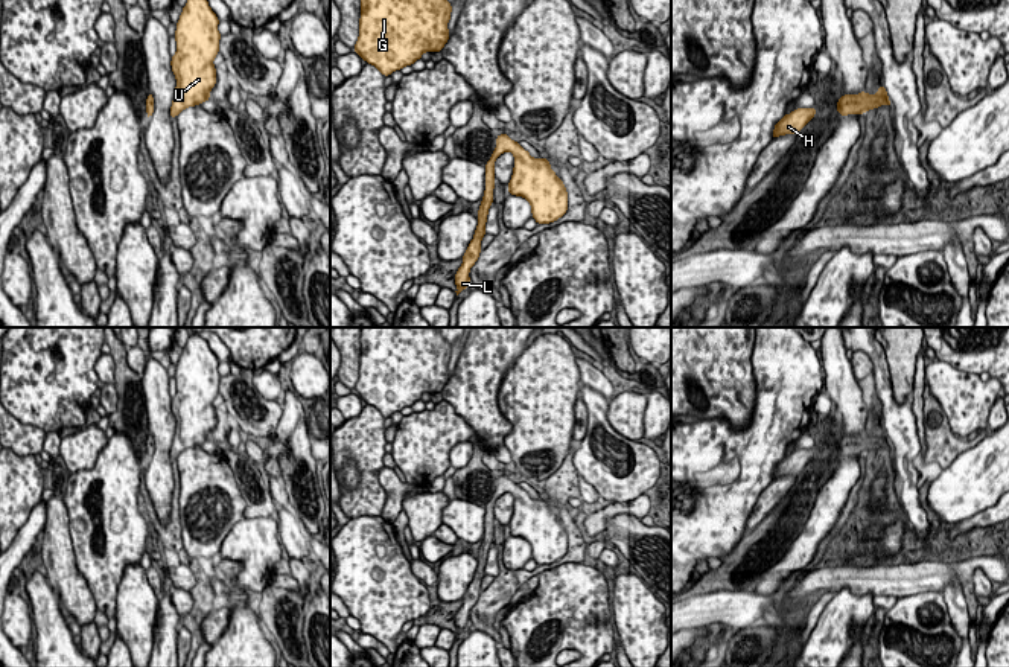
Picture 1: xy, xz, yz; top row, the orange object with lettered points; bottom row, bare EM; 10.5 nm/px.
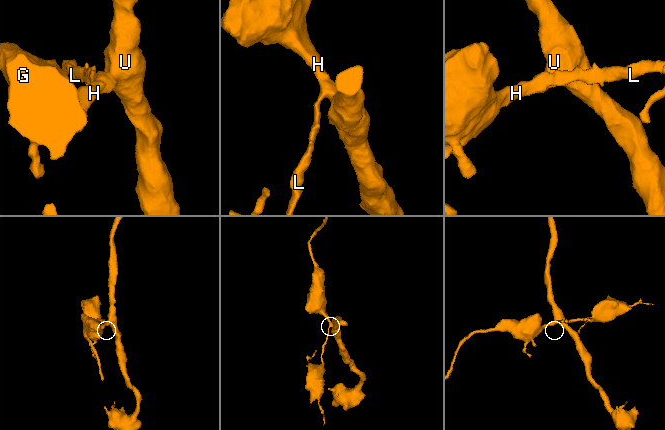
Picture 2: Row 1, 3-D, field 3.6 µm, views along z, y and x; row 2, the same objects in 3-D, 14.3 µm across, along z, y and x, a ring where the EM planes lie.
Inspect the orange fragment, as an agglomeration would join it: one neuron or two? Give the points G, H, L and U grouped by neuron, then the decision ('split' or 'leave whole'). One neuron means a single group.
G H L U | leave whole

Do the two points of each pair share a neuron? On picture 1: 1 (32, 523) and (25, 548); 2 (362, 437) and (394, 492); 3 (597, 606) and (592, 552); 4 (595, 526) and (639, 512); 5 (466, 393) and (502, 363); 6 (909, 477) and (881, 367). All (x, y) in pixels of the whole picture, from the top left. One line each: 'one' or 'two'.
1: one
2: two
3: two
4: one
5: one
6: one

